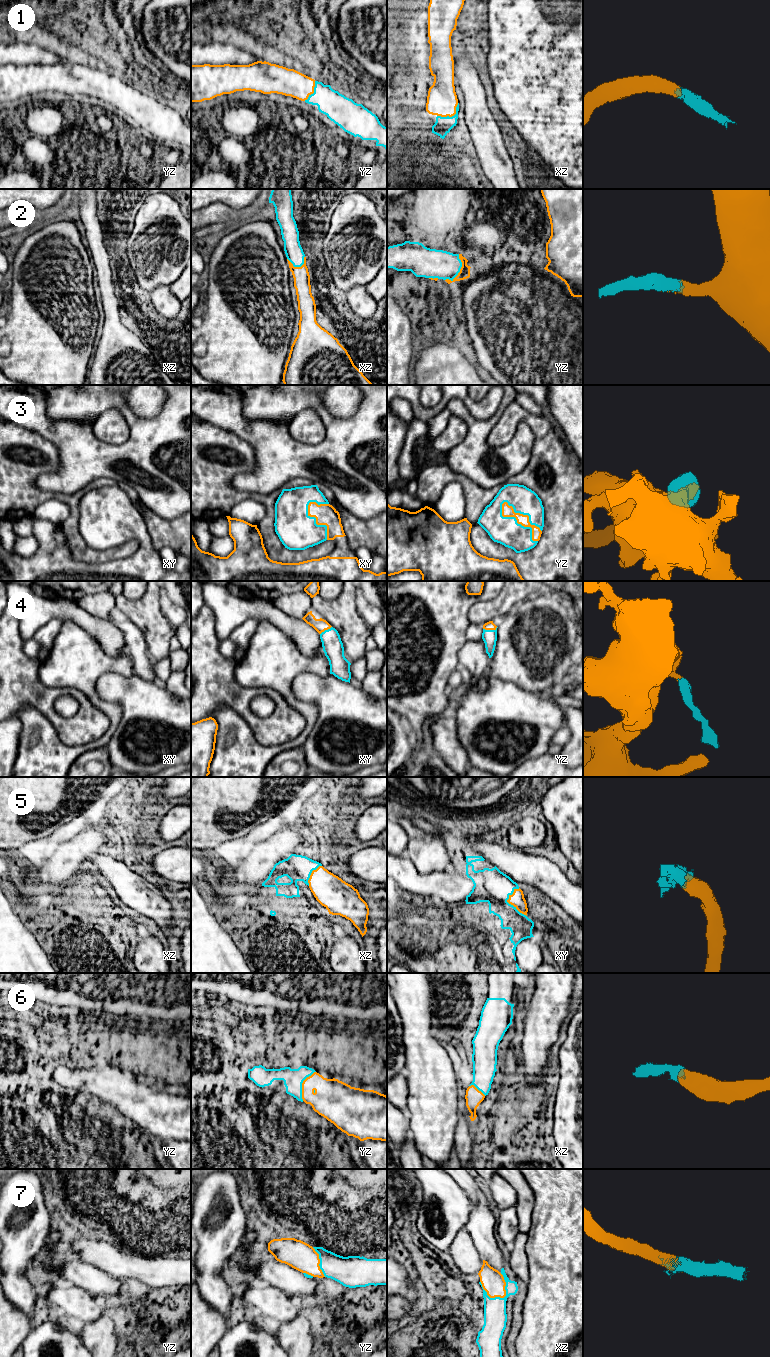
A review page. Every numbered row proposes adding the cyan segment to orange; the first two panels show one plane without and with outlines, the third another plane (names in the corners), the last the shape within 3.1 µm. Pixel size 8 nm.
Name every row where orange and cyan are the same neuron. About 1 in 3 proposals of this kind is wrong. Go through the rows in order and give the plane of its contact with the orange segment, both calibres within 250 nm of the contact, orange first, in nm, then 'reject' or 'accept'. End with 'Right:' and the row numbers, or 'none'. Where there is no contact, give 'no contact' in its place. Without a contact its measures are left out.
1: xz | 240/140 nm | accept
2: yz | 90/240 nm | accept
3: yz | 100/220 nm | accept
4: yz | 70/120 nm | accept
5: xy | 120/280 nm | accept
6: yz | 280/160 nm | accept
7: xz | 180/190 nm | accept
Right: 1, 2, 3, 4, 5, 6, 7

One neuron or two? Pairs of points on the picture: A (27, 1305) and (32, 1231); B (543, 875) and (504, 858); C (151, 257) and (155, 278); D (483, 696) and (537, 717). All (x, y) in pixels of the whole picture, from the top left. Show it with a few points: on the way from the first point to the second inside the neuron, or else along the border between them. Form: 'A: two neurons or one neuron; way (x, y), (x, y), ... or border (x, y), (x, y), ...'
A: one neuron; way (16, 1287), (16, 1253), (18, 1249)
B: one neuron; way (533, 870), (523, 868), (514, 862)
C: one neuron; way (155, 262), (155, 273)
D: one neuron; way (496, 709), (504, 717), (524, 717)

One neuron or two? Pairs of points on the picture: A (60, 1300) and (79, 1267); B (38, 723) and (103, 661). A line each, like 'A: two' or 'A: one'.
A: two
B: one

